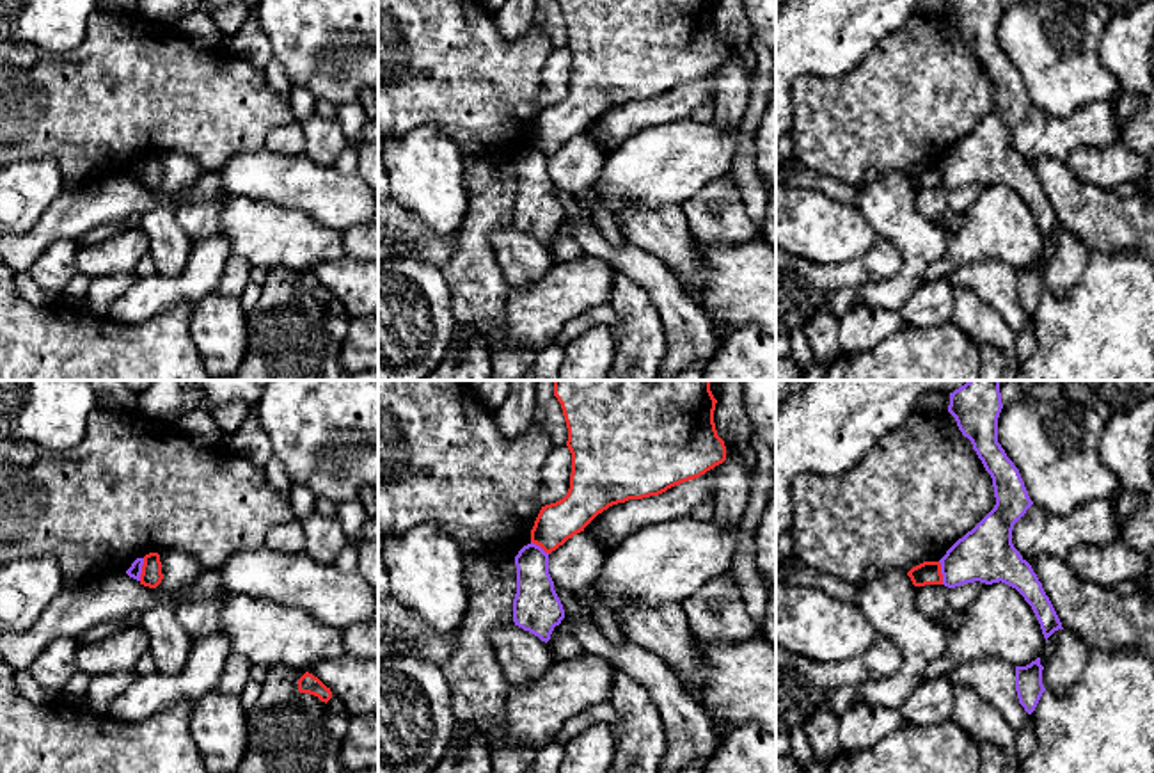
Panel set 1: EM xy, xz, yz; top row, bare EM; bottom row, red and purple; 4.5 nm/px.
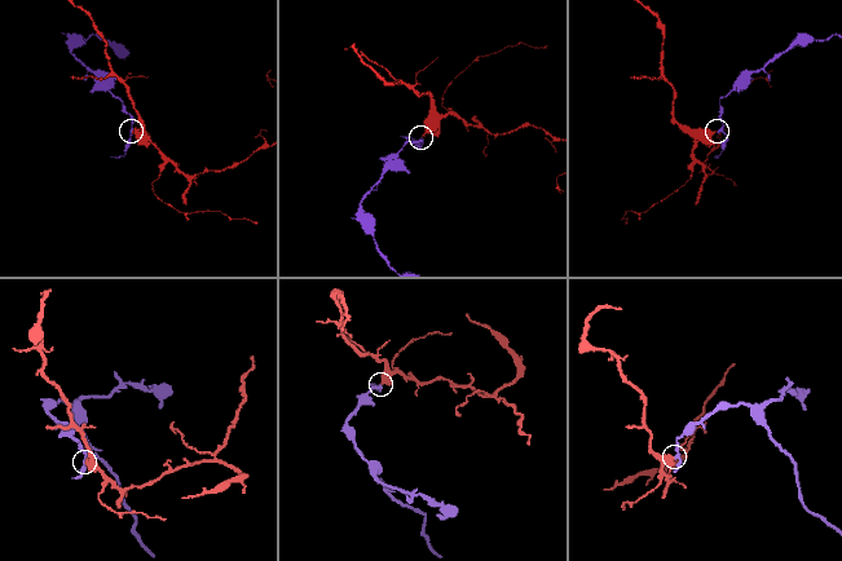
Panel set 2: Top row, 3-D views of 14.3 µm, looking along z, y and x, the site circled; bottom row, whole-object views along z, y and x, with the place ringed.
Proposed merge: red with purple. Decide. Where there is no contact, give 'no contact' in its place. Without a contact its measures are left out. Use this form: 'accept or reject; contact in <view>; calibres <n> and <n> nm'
reject; contact in xy; calibres 100 and 60 nm

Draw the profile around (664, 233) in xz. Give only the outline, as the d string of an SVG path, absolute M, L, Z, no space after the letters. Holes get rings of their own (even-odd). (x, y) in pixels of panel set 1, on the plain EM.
M680 206L625 208L621 224L627 243L662 259L675 272L685 293L703 290L707 261Z

